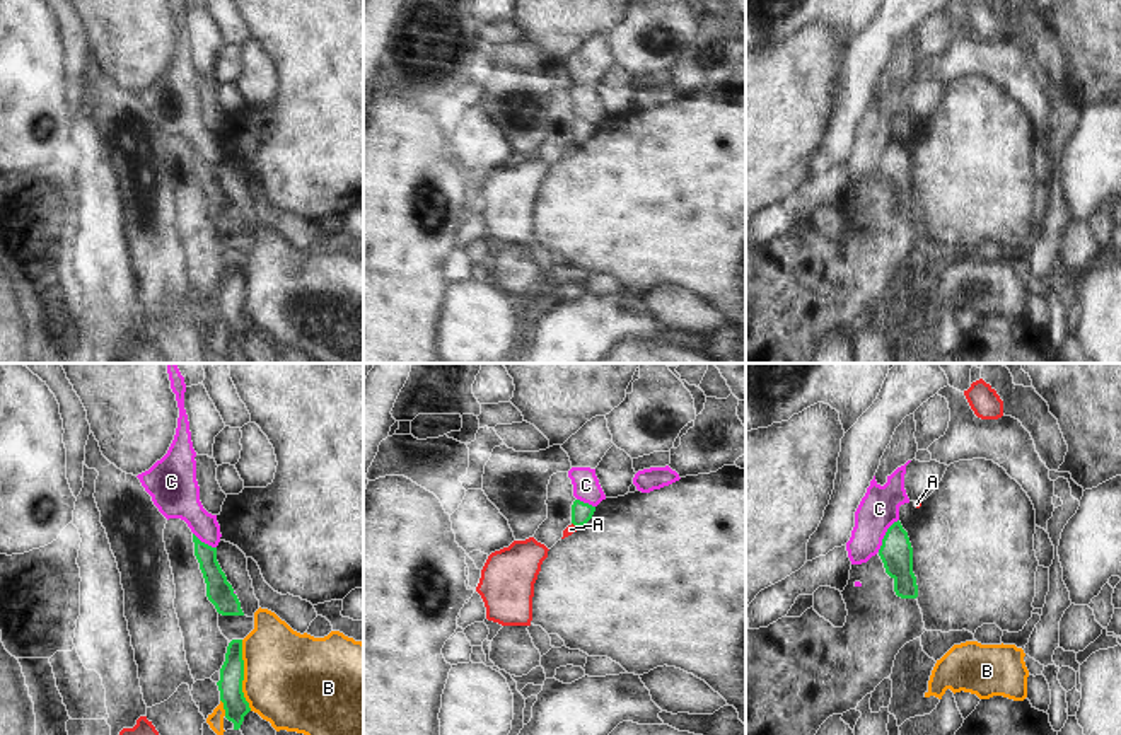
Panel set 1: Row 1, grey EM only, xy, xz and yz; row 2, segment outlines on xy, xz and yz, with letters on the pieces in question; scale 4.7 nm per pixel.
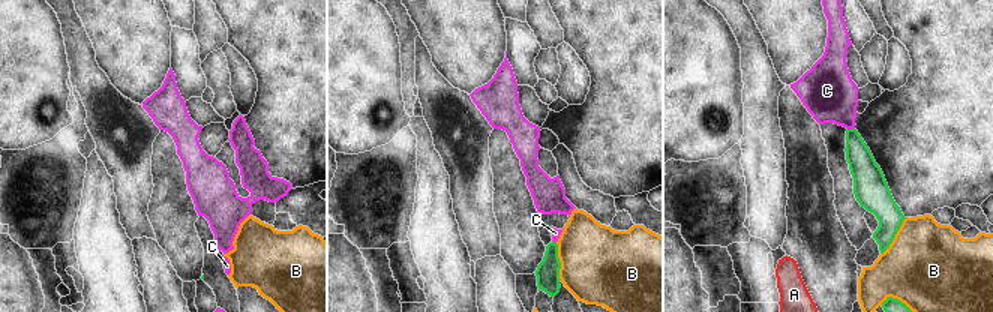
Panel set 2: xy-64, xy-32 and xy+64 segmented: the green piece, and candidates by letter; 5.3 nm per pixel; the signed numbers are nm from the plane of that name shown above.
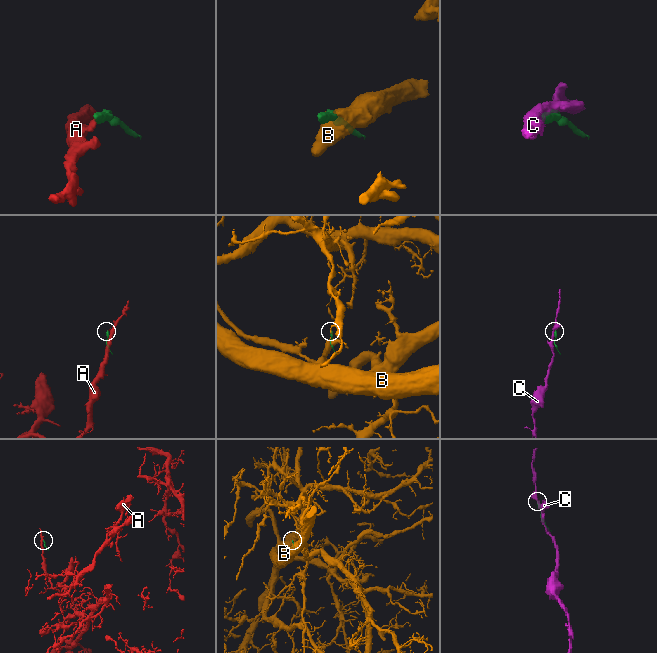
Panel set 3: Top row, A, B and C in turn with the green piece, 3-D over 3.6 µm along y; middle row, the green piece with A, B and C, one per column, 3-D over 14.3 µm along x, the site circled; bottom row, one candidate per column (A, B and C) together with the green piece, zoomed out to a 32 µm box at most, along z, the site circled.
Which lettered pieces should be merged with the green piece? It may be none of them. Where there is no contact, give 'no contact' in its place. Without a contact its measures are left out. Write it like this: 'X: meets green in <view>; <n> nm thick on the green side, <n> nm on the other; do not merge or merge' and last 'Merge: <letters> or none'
A: meets green in xz; 100 nm thick on the green side, 50 nm on the other; do not merge
B: meets green in xy; 120 nm thick on the green side, 460 nm on the other; do not merge
C: meets green in yz; 160 nm thick on the green side, 190 nm on the other; do not merge
Merge: none

